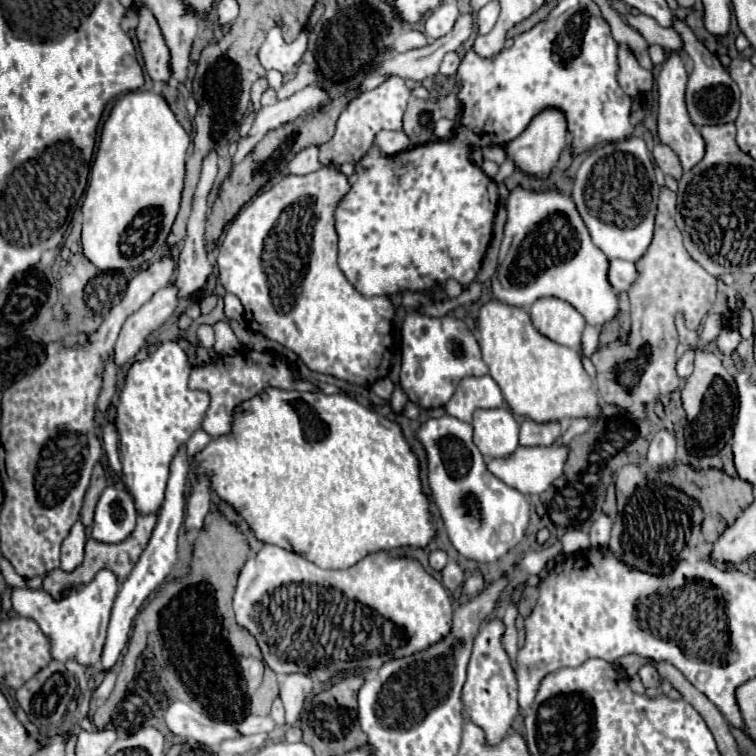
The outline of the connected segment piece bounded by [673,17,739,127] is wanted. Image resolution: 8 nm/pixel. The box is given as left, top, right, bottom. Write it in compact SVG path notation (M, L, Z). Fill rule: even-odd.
M675 17L673 29L681 35L683 49L693 59L693 71L691 71L689 81L687 81L685 103L687 103L687 111L689 111L689 117L693 119L695 127L723 125L723 123L735 121L737 113L739 113L739 87L737 87L737 83L729 77L727 69L719 63L719 59L713 53L709 53L707 47L695 37L695 33L687 27L685 21Z

